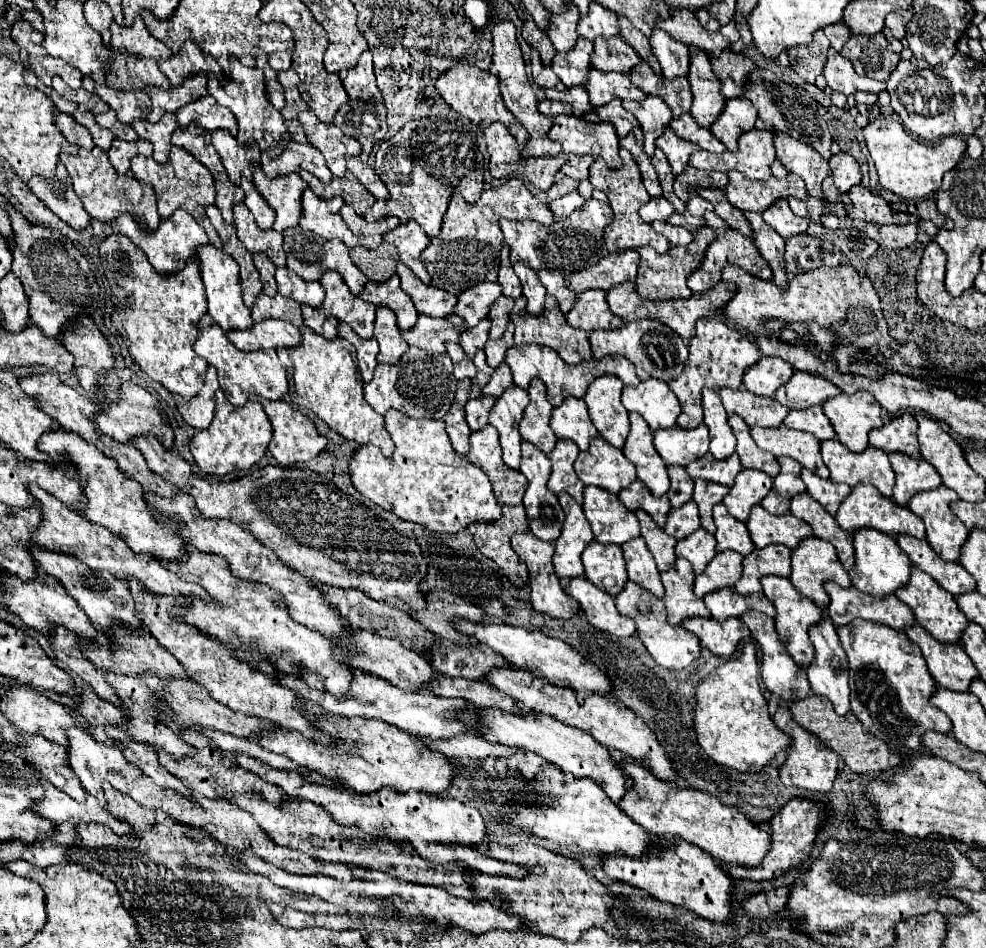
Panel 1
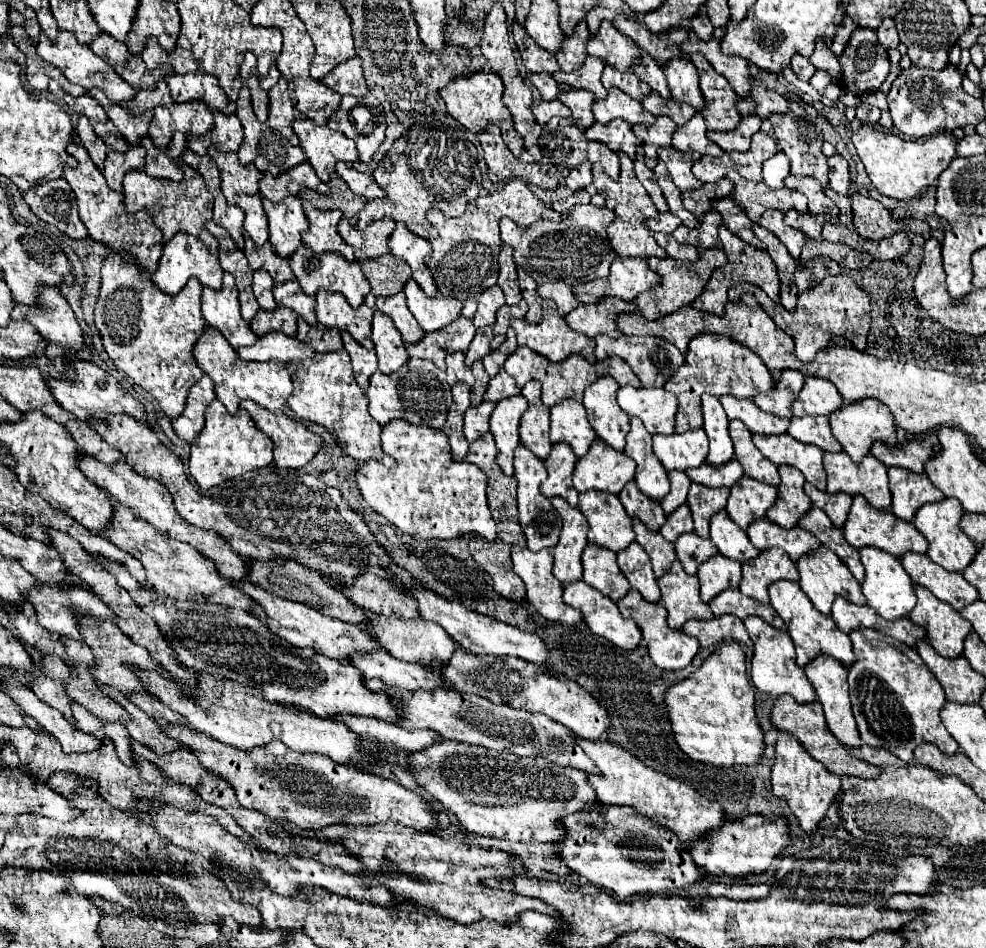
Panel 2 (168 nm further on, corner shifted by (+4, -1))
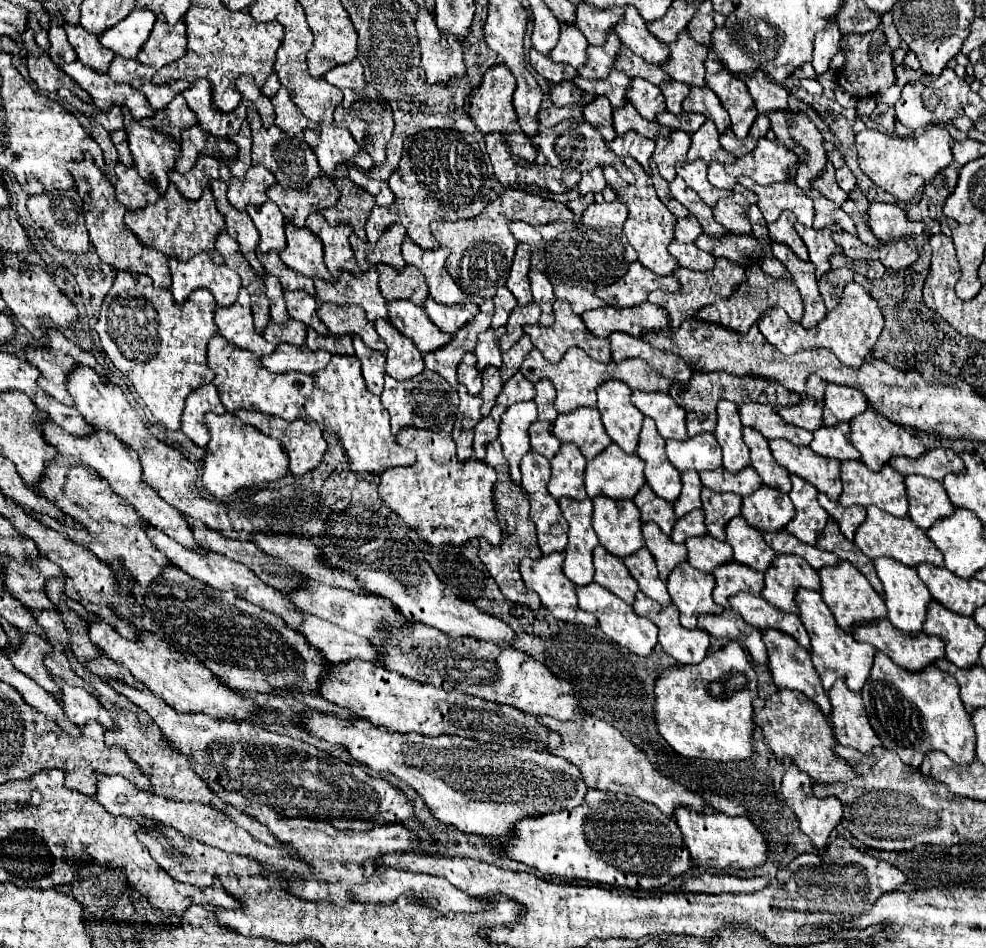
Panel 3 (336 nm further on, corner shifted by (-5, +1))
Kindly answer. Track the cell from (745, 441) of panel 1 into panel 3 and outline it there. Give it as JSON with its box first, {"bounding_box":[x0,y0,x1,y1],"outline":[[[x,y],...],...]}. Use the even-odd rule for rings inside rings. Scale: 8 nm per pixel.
{"bounding_box":[743,427,791,493],"outline":[[[743,427],[743,437],[747,447],[751,449],[751,465],[763,479],[763,485],[779,489],[781,493],[789,493],[791,491],[789,471],[773,459],[767,439],[751,427]]]}

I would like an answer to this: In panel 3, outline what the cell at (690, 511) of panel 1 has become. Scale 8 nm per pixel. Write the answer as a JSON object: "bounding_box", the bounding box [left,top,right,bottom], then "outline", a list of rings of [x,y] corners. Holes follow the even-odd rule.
{"bounding_box":[671,509,707,543],"outline":[[[699,509],[699,511],[691,511],[685,517],[677,519],[671,539],[675,543],[685,543],[689,537],[701,537],[701,535],[707,535],[707,529],[703,523],[703,511]]]}

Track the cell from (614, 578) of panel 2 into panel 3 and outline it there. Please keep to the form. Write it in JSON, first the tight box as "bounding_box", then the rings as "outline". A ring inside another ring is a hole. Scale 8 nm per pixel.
{"bounding_box":[593,545,639,605],"outline":[[[601,545],[593,551],[593,565],[595,565],[595,583],[603,585],[617,597],[621,597],[627,605],[633,605],[635,593],[639,591],[637,581],[629,575],[623,559],[611,555]]]}

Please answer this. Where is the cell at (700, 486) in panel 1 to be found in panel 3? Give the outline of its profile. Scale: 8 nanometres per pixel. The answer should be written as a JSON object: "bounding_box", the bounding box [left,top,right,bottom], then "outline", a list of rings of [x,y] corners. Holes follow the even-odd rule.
{"bounding_box":[701,489,741,541],"outline":[[[703,489],[701,501],[709,535],[725,541],[725,525],[741,513],[741,497],[735,493],[715,493],[711,489]]]}

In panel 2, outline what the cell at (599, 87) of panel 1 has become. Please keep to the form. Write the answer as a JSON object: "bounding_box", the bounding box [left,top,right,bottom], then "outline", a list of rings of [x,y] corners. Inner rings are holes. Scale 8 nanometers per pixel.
{"bounding_box":[592,87,656,125],"outline":[[[616,87],[608,89],[606,99],[598,99],[592,107],[592,113],[598,123],[608,123],[616,117],[628,121],[630,125],[642,123],[642,125],[652,125],[656,119],[650,115],[638,101],[630,99],[628,95],[622,95],[622,91],[616,91]]]}

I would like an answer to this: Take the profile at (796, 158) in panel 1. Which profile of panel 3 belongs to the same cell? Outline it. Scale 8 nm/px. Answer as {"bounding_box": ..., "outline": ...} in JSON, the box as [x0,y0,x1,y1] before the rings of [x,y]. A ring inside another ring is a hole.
{"bounding_box":[805,189,857,235],"outline":[[[809,189],[805,191],[811,199],[813,199],[813,205],[815,205],[815,223],[813,227],[815,229],[825,229],[825,227],[831,227],[831,225],[837,225],[841,231],[847,231],[851,235],[857,235],[857,229],[851,221],[851,217],[839,209],[835,203],[827,201],[821,193],[817,193],[815,189]]]}

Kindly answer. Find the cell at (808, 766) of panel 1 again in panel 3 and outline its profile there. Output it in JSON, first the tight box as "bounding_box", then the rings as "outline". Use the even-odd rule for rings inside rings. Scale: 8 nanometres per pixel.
{"bounding_box":[781,765,843,849],"outline":[[[789,765],[785,771],[781,793],[797,815],[801,833],[805,833],[817,849],[823,849],[843,817],[843,803],[839,799],[817,799],[811,793],[811,777],[795,769],[795,765]]]}

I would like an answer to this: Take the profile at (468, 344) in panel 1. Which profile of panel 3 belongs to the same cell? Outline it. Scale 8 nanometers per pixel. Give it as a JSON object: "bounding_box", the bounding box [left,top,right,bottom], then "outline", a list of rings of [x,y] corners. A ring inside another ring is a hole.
{"bounding_box":[475,327,505,371],"outline":[[[503,327],[499,329],[487,329],[483,333],[479,333],[479,341],[475,347],[475,355],[477,355],[477,369],[483,371],[485,367],[501,367],[501,351],[499,351],[499,339],[505,333]]]}

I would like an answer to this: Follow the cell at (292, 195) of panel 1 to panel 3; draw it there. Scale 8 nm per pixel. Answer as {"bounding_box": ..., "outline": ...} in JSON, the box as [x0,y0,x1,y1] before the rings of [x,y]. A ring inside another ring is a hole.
{"bounding_box":[279,223,333,283],"outline":[[[291,223],[285,225],[285,233],[287,233],[287,247],[279,253],[281,261],[289,269],[305,277],[319,277],[327,283],[333,283],[333,277],[323,263],[323,245],[315,241],[315,235],[307,227],[297,229]]]}

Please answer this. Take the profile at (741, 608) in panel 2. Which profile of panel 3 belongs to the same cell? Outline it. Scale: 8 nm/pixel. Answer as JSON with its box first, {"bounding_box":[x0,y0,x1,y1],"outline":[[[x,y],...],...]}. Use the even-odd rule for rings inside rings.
{"bounding_box":[729,593,811,651],"outline":[[[737,593],[729,599],[729,603],[731,603],[731,609],[739,613],[755,629],[783,631],[791,635],[795,641],[799,641],[799,645],[803,645],[807,651],[811,651],[809,635],[797,615],[775,609],[775,605],[767,603],[761,595],[751,595],[751,593]]]}

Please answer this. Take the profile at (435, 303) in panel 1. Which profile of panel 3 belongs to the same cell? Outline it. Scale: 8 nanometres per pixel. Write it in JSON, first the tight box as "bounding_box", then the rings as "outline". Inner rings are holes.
{"bounding_box":[425,297,479,333],"outline":[[[431,297],[425,301],[425,313],[429,315],[429,319],[445,333],[455,333],[459,331],[459,327],[467,325],[467,321],[471,321],[477,313],[479,307],[475,303],[465,303],[465,305],[437,305],[435,301],[431,301]]]}

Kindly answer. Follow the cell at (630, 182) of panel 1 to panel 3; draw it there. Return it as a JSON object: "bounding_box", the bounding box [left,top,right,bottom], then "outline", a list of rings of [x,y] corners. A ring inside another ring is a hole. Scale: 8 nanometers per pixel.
{"bounding_box":[603,157,677,275],"outline":[[[625,157],[623,163],[625,163],[627,169],[635,175],[635,179],[637,179],[635,185],[625,183],[613,167],[609,167],[609,165],[603,167],[603,173],[605,173],[605,179],[607,179],[609,187],[615,189],[617,199],[619,199],[621,203],[625,203],[627,209],[629,209],[629,219],[627,219],[625,225],[623,225],[623,233],[625,233],[627,241],[631,243],[631,247],[637,251],[639,261],[641,261],[643,267],[651,269],[651,271],[657,273],[657,275],[671,275],[671,273],[677,269],[677,261],[675,261],[675,257],[669,255],[667,245],[675,239],[675,223],[677,223],[677,219],[675,219],[675,217],[671,215],[671,211],[659,201],[659,197],[657,197],[657,193],[655,193],[655,189],[653,189],[651,177],[643,171],[643,167],[641,167],[633,157]]]}

